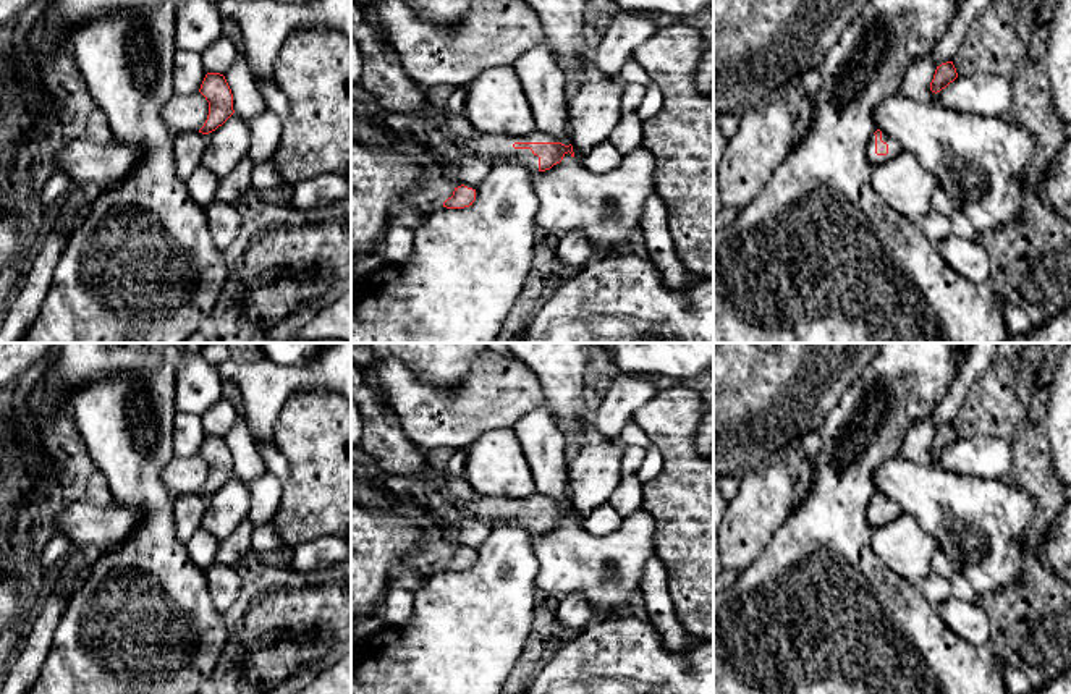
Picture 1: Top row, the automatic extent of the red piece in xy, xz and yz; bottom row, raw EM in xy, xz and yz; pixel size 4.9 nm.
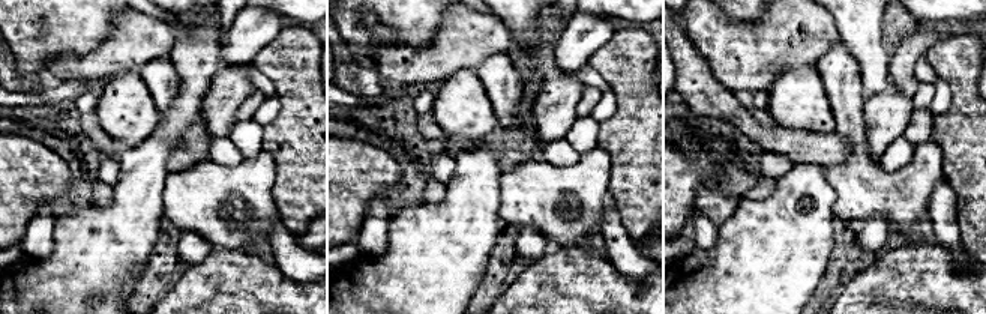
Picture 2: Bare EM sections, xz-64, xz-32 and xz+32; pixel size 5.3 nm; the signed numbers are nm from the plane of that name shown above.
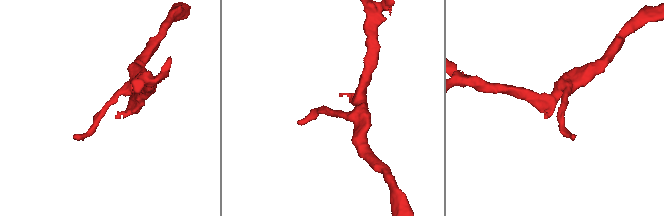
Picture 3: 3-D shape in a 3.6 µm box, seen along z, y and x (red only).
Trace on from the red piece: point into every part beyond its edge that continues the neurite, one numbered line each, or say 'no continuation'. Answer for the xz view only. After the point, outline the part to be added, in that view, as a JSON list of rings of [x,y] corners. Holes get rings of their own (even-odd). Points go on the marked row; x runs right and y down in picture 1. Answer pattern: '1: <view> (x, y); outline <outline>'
1: xz (489, 148); outline [[[442,125],[442,131],[466,154],[480,157],[482,160],[493,162],[523,162],[534,173],[539,171],[539,157],[532,154],[531,149],[514,149],[514,142],[557,142],[553,136],[542,134],[539,131],[529,136],[493,136],[476,133],[469,139],[458,138],[447,125]]]

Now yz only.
1: yz (895, 148); outline [[[882,133],[882,141],[888,144],[888,154],[887,155],[877,155],[875,154],[875,134],[872,134],[869,139],[867,159],[869,159],[869,163],[872,168],[877,168],[882,163],[895,159],[903,150],[901,144],[885,133]]]

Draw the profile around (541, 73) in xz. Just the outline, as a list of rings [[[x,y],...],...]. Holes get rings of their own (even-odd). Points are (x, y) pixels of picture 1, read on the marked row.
[[[540,44],[524,52],[511,66],[524,89],[537,131],[569,146],[569,94],[560,58],[547,44]]]

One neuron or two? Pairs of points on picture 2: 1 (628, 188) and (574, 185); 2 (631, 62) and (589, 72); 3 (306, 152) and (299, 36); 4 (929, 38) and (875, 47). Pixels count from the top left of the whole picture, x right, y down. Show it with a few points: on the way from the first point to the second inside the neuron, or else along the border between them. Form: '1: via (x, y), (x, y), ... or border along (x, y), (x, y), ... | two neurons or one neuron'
1: border along (605, 152), (610, 160), (608, 191) | two neurons
2: border along (587, 63), (611, 87) | two neurons
3: via (306, 123), (306, 110), (299, 89), (299, 65) | one neuron
4: border along (890, 50), (887, 78) | two neurons

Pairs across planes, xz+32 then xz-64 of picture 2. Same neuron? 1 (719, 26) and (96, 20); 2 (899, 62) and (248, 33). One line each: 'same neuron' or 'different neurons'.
1: different neurons
2: same neuron

